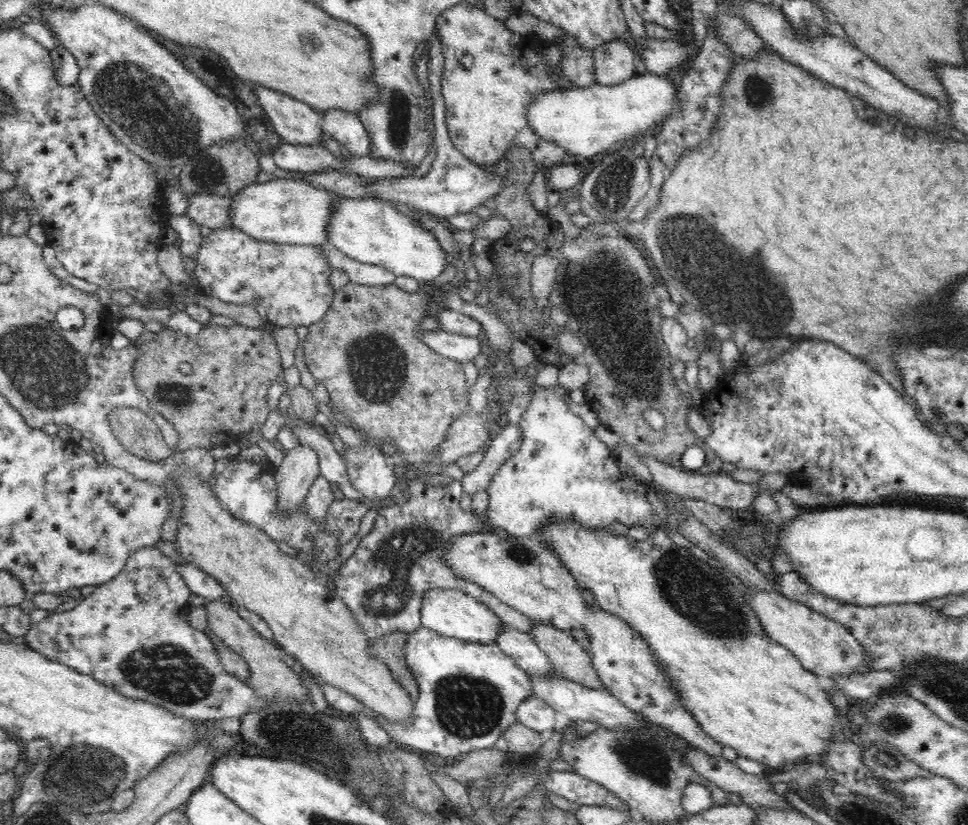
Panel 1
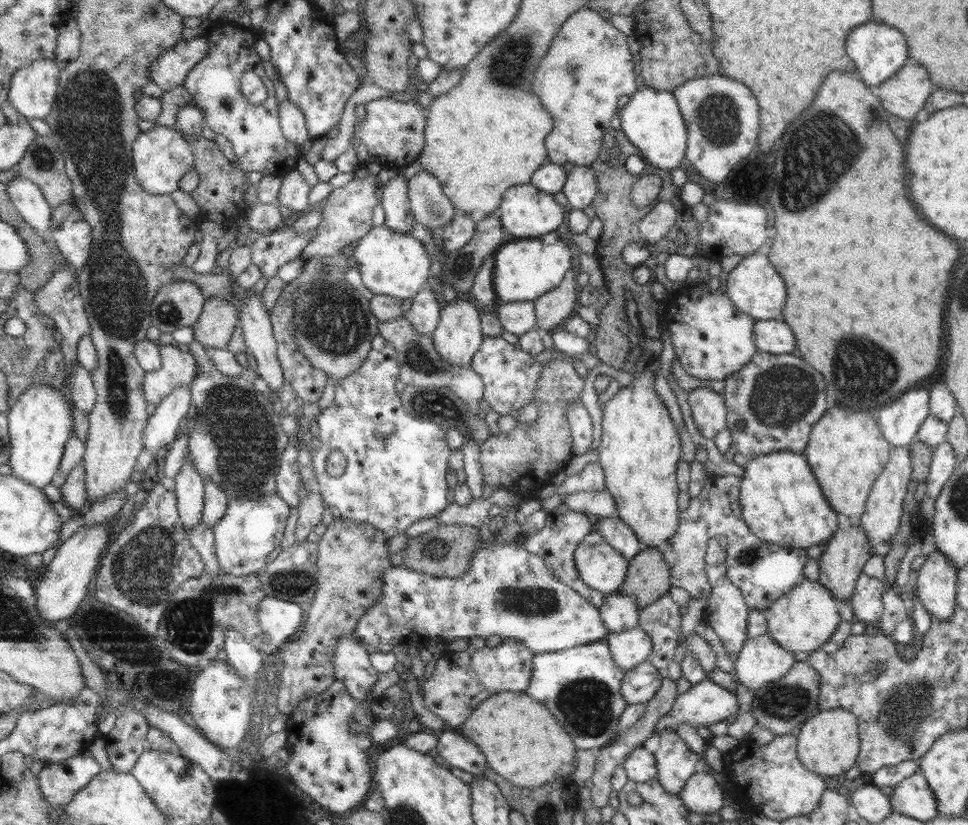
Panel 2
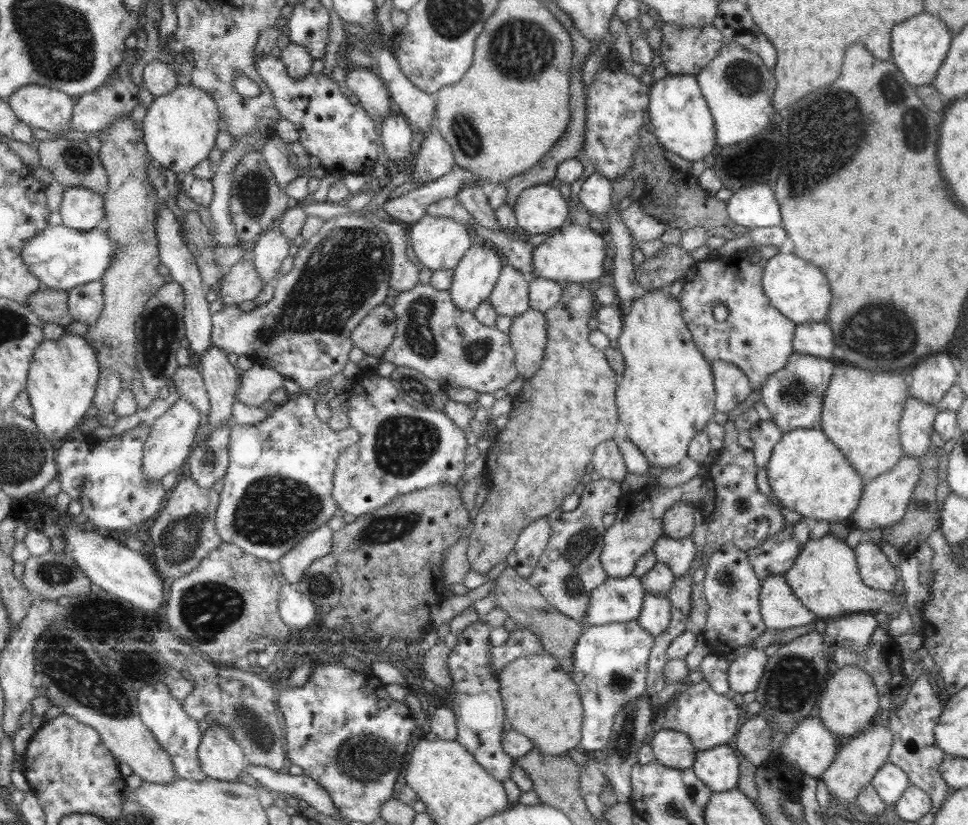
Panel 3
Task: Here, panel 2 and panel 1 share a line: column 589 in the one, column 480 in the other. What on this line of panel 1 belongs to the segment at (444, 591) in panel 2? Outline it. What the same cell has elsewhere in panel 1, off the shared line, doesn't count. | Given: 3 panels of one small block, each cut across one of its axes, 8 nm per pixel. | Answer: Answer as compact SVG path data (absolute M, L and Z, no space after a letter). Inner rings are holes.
M433 589L422 600L421 622L423 627L440 636L458 638L468 642L496 645L496 638L503 630L503 621L486 604L461 591Z

